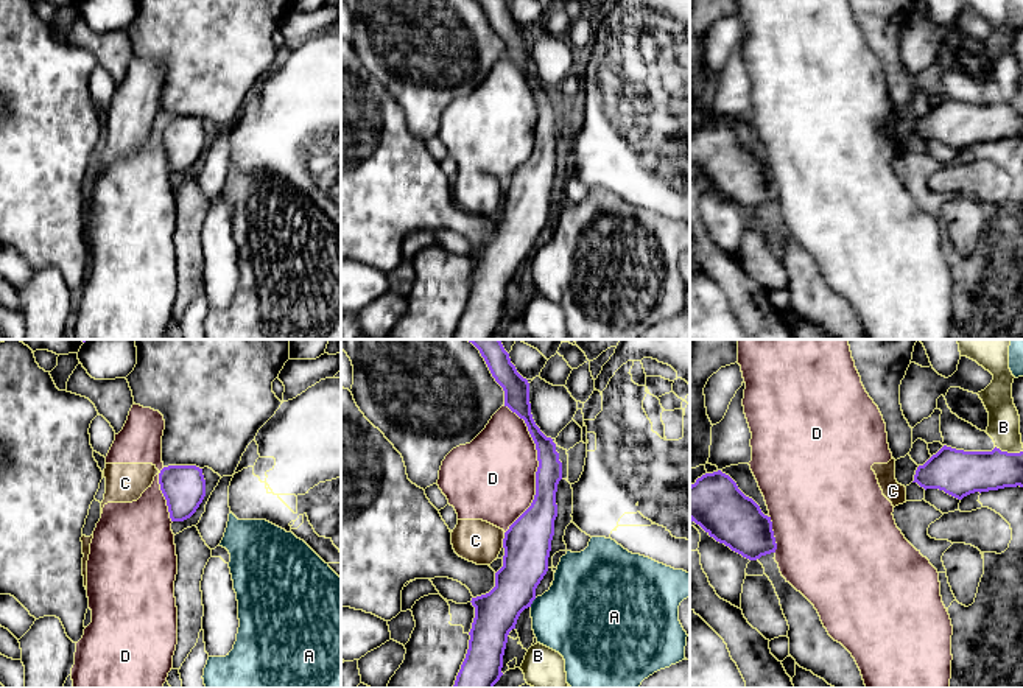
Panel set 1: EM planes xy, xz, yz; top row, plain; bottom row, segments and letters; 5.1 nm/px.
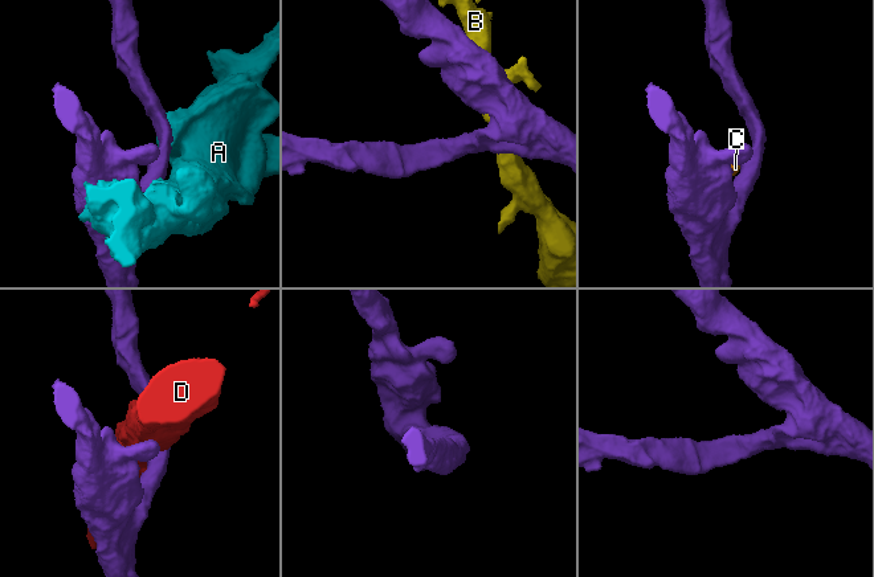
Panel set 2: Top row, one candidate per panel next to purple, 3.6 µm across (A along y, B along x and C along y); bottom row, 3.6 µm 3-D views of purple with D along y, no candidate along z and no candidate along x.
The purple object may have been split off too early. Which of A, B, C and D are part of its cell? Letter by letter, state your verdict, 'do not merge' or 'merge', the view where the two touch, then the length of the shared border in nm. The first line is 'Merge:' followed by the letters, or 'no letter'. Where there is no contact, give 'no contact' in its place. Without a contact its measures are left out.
Merge: no letter
A: do not merge | xz | 60 nm
B: do not merge | yz | 150 nm
C: do not merge | xz | 80 nm
D: do not merge | xz | 650 nm

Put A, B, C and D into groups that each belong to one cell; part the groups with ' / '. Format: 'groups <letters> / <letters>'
groups A / B / C D

